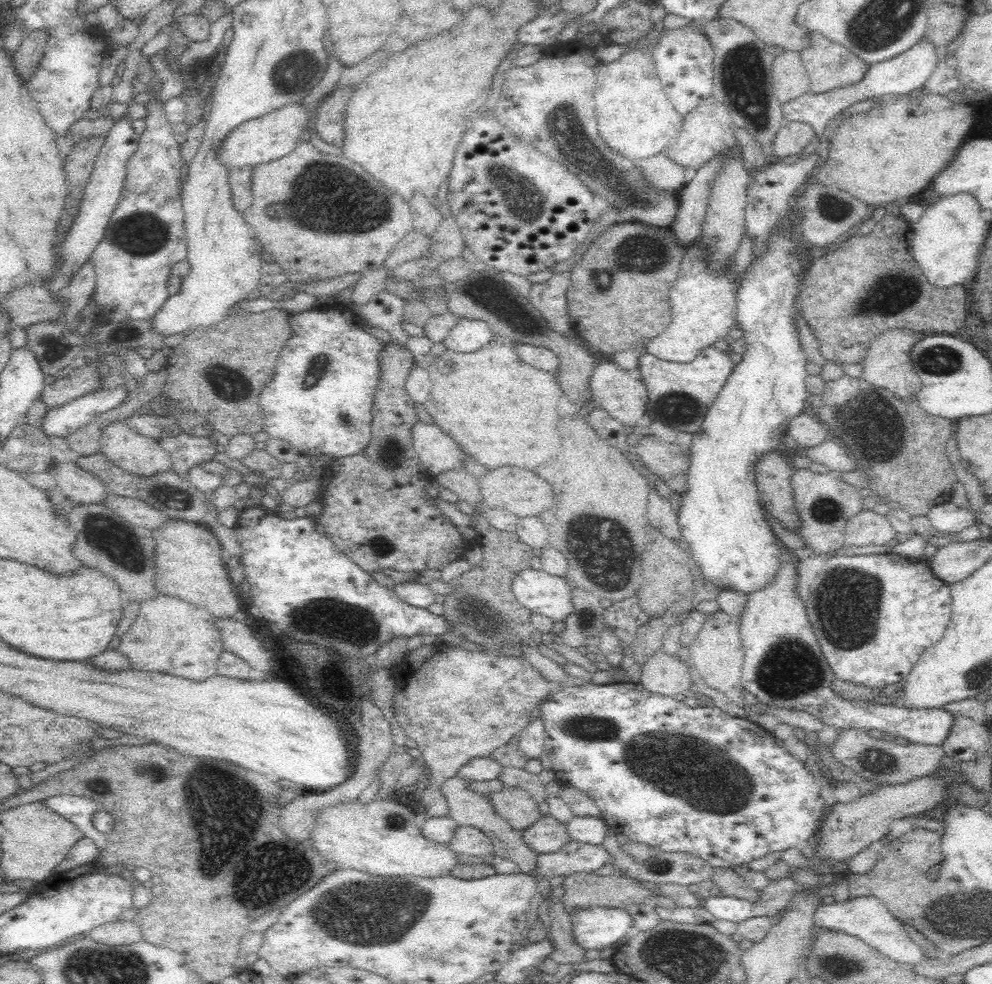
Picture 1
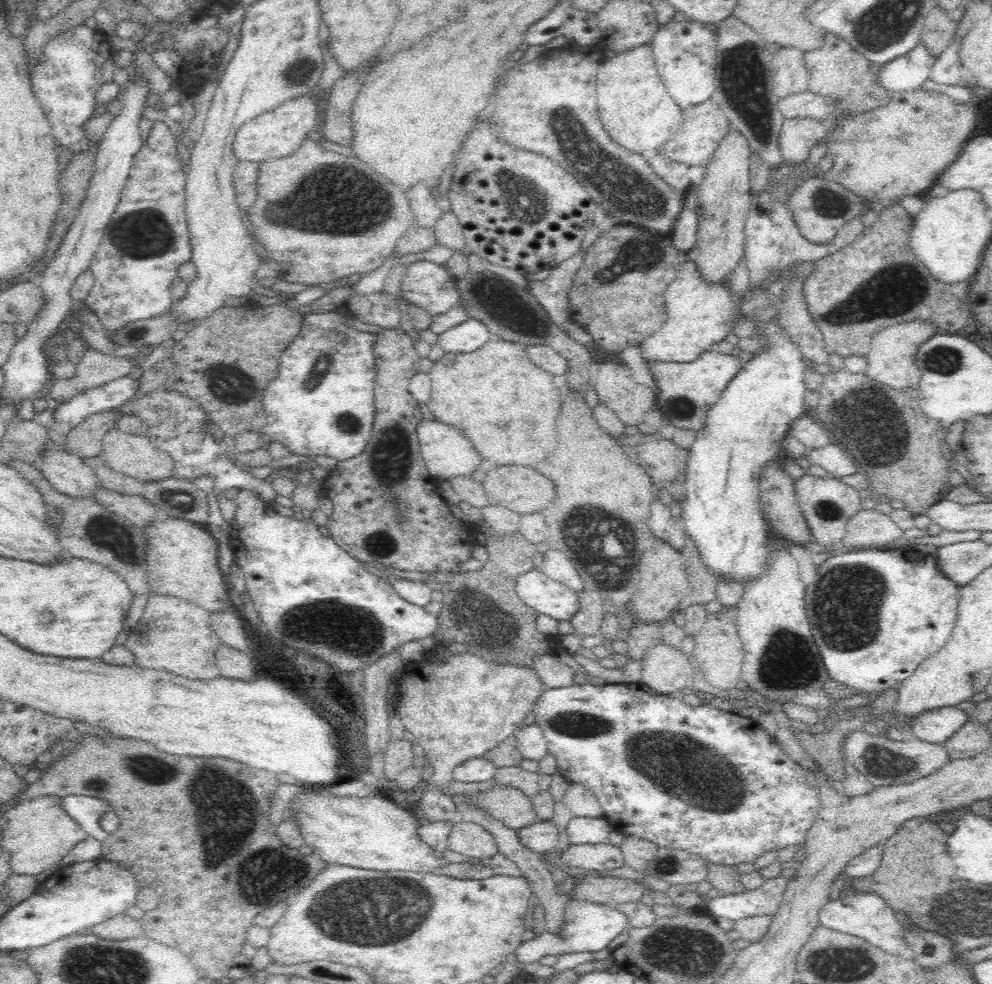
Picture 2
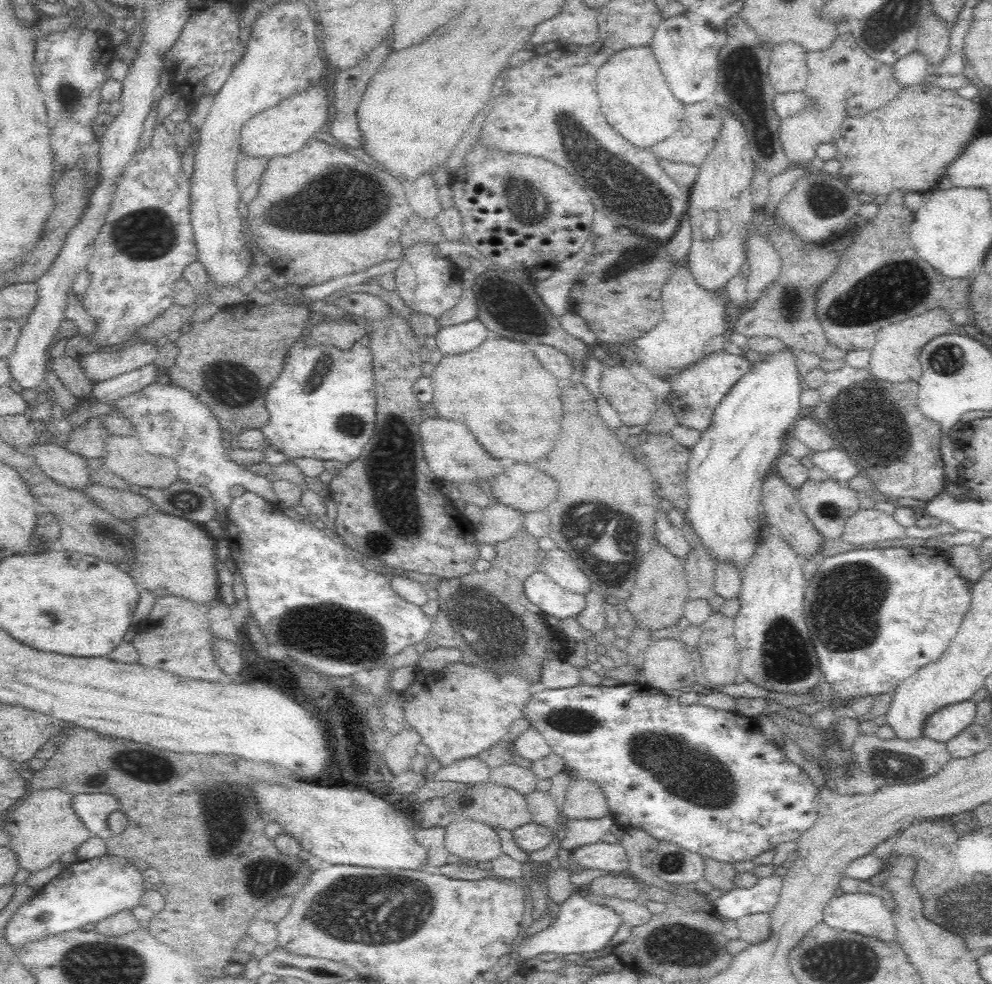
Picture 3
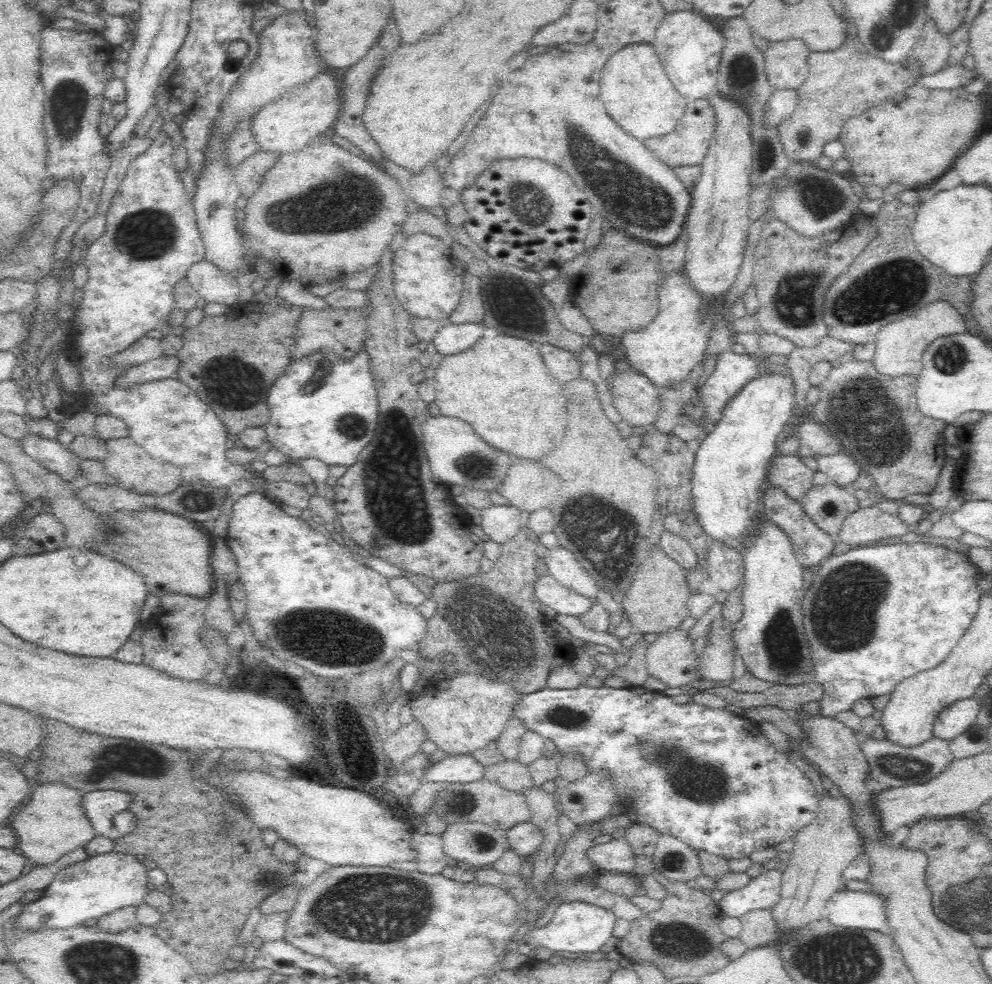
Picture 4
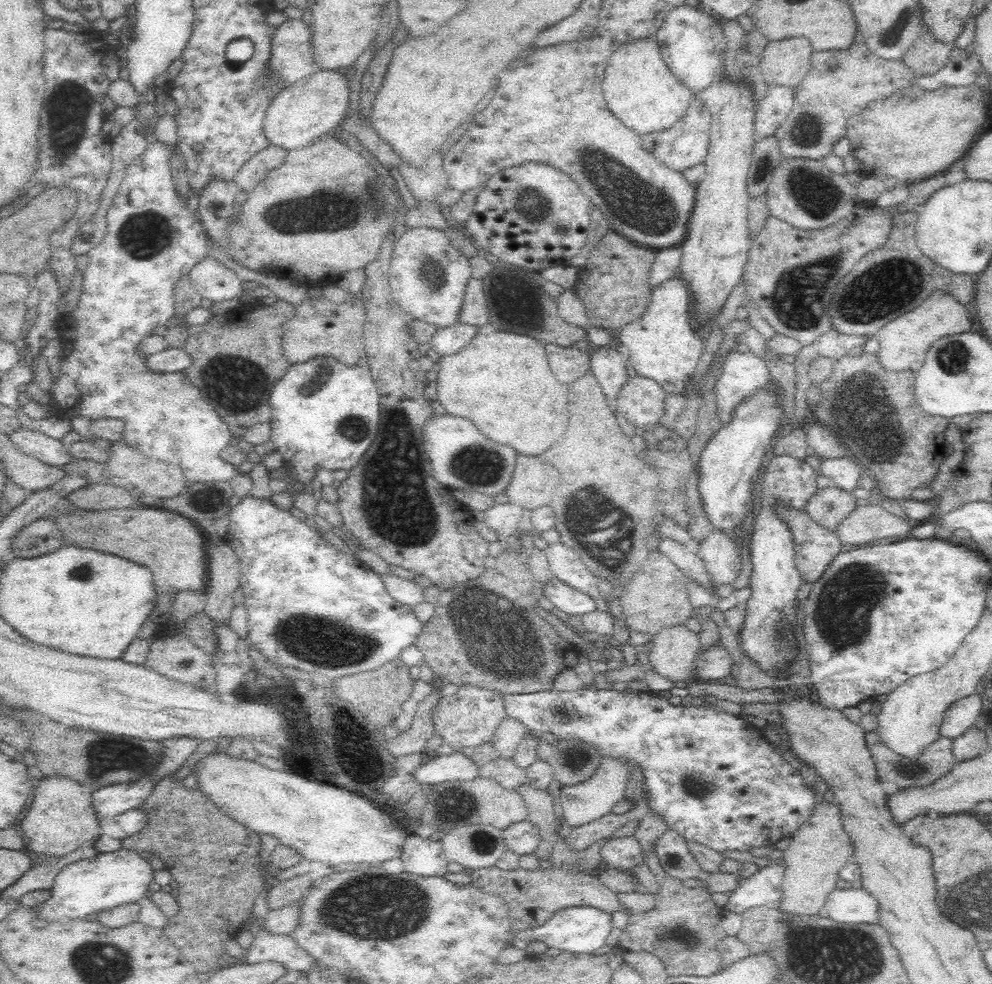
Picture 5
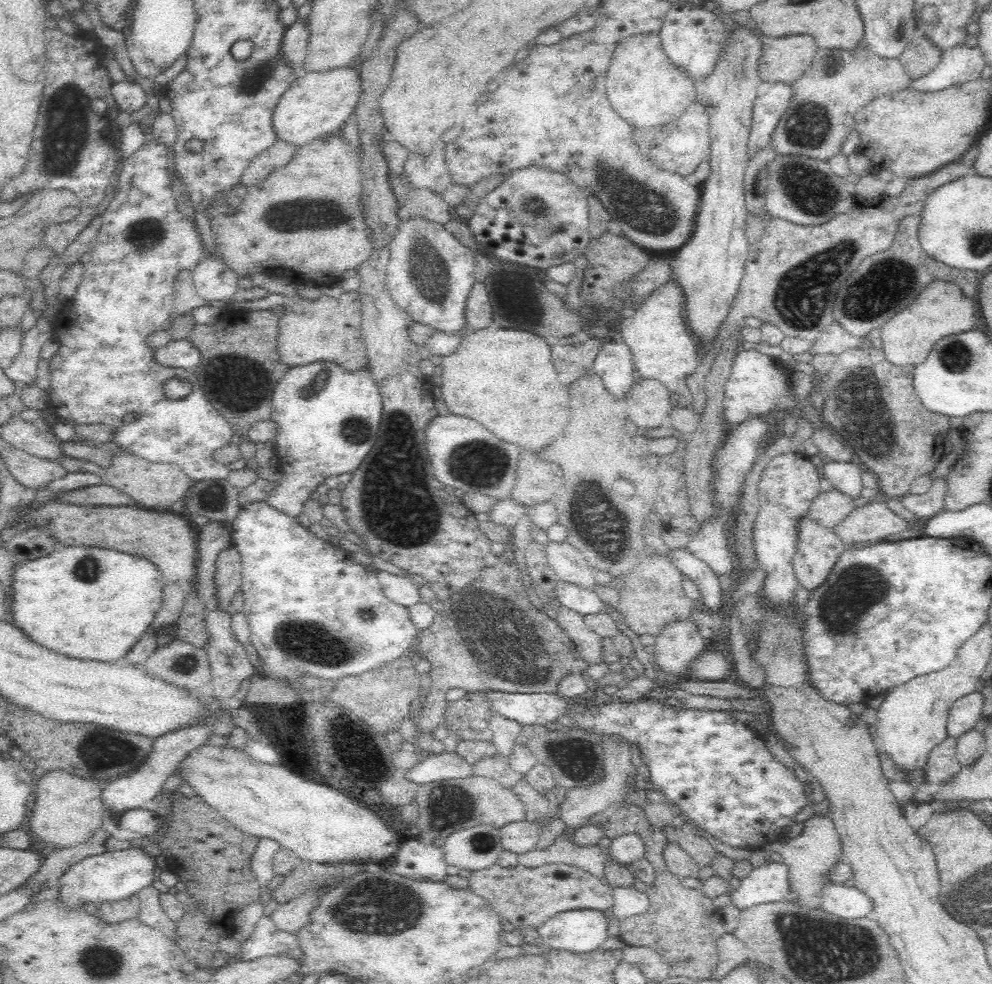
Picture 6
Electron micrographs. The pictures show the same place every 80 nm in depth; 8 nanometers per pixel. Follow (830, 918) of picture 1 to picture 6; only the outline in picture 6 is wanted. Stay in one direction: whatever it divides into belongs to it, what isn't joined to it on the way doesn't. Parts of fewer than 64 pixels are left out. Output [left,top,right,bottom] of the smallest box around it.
[820,883,873,920]

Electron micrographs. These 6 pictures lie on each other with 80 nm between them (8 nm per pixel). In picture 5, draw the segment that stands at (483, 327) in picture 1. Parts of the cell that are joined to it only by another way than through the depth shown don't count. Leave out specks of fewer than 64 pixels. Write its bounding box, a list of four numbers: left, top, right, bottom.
[429,322,479,356]

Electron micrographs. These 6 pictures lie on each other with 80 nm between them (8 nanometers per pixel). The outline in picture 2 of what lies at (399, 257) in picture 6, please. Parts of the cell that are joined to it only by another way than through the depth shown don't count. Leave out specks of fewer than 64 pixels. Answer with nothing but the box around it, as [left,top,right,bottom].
[398,259,458,316]

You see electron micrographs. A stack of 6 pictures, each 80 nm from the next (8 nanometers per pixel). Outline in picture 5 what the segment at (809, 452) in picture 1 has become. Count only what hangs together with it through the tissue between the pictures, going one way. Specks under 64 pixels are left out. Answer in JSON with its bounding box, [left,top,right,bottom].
[820,455,862,492]

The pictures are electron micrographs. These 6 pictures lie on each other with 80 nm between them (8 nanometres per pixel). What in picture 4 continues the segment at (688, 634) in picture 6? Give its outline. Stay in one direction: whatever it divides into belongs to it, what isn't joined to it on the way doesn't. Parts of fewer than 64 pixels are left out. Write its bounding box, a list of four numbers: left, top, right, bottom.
[645,629,700,688]

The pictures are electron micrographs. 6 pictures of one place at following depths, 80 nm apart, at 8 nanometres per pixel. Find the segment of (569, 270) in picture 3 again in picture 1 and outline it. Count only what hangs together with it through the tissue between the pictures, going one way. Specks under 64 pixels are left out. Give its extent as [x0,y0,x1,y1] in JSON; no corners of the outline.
[529,271,572,338]

